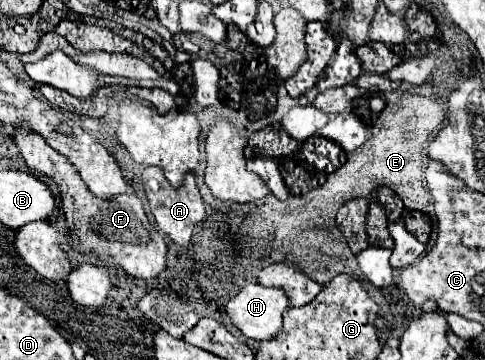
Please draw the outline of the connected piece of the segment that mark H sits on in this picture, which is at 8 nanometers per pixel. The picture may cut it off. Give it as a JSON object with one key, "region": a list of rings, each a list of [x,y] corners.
{"region":[[[248,283],[228,301],[226,313],[232,323],[250,339],[274,339],[282,331],[282,313],[290,305],[280,287]]]}

